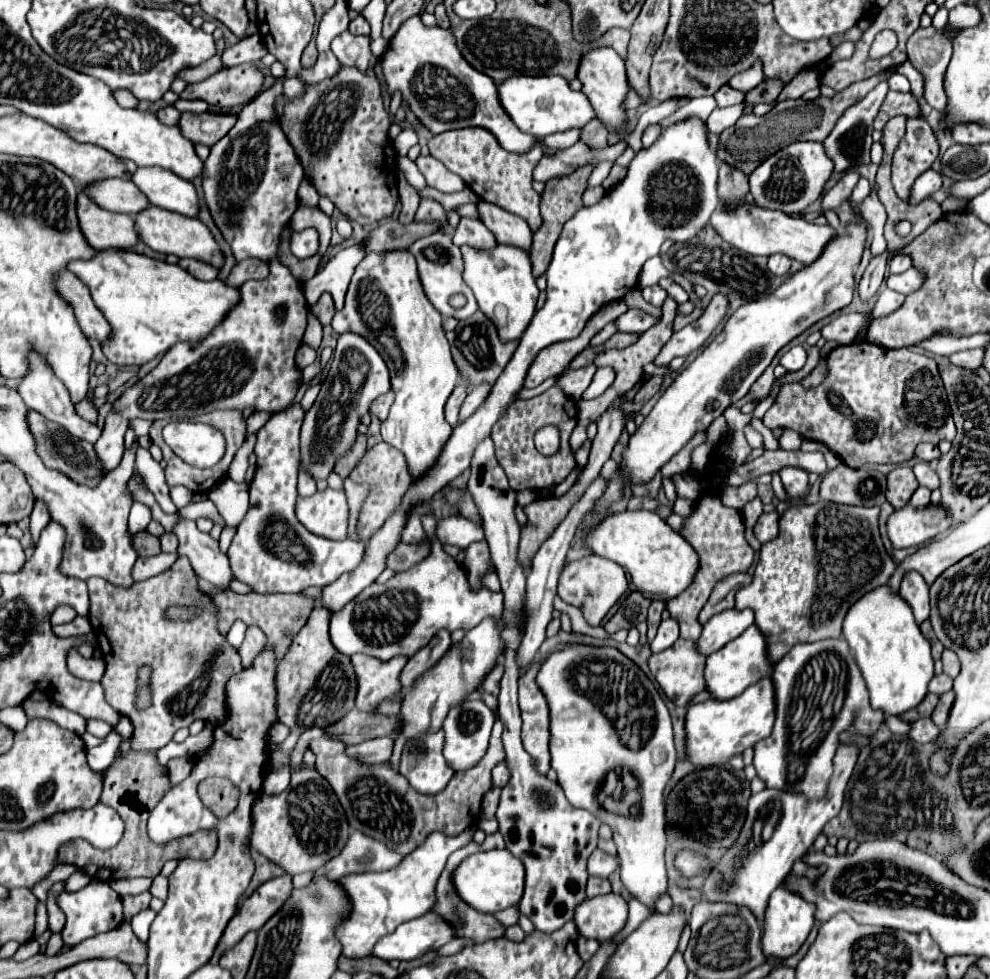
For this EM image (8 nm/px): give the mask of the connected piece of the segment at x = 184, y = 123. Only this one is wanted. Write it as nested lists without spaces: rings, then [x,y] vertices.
[[[182,113],[178,127],[186,139],[204,143],[210,147],[212,143],[220,141],[220,137],[224,137],[232,129],[234,123],[236,123],[236,115]]]

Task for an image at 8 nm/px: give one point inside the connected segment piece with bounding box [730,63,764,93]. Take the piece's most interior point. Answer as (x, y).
(749, 79)

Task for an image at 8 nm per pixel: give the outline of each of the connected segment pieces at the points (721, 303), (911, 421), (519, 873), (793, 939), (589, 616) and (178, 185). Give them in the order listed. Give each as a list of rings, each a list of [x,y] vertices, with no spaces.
[[[714,297],[712,303],[708,305],[708,309],[704,311],[704,315],[698,321],[686,325],[684,329],[680,329],[678,333],[674,333],[670,337],[670,341],[660,349],[658,357],[654,359],[654,365],[664,367],[674,357],[686,357],[692,351],[696,351],[712,335],[714,327],[724,317],[726,307],[728,307],[728,301],[724,301],[724,297]]]
[[[862,341],[836,347],[826,363],[826,377],[818,387],[802,387],[800,383],[780,387],[774,405],[763,417],[767,428],[794,429],[804,439],[820,441],[852,469],[866,463],[906,463],[912,459],[912,449],[918,443],[938,443],[942,439],[952,441],[956,435],[950,405],[934,359],[914,353],[908,347],[884,349]]]
[[[492,849],[492,851],[480,851],[468,859],[464,859],[456,873],[454,873],[454,885],[460,897],[468,901],[474,909],[480,909],[482,913],[496,913],[502,909],[508,909],[512,905],[518,905],[524,893],[524,865],[518,857],[514,857],[508,849]]]
[[[778,887],[770,895],[766,911],[764,911],[764,929],[762,929],[762,953],[764,953],[764,957],[766,959],[792,957],[806,941],[814,923],[816,923],[814,921],[814,905],[808,905],[802,897],[796,897],[788,889]]]
[[[588,555],[584,559],[566,563],[560,571],[558,577],[558,597],[568,603],[574,605],[582,611],[584,619],[590,625],[600,625],[600,621],[604,619],[604,615],[610,611],[610,607],[628,591],[628,581],[626,581],[626,573],[618,569],[616,563],[612,561],[604,561],[602,557],[596,555]]]
[[[140,167],[132,175],[132,183],[146,195],[150,205],[174,211],[186,217],[198,215],[198,197],[190,181],[176,177],[168,169]]]

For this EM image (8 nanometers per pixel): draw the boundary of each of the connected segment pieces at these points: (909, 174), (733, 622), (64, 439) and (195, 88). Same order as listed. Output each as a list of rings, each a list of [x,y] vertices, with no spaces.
[[[908,119],[906,125],[906,135],[902,137],[896,153],[894,153],[894,163],[892,163],[892,185],[896,195],[908,203],[910,201],[910,189],[914,181],[932,167],[932,163],[938,159],[938,139],[934,129],[924,121],[924,119]]]
[[[730,609],[728,613],[720,613],[702,625],[700,639],[696,641],[696,651],[708,657],[714,651],[722,649],[728,641],[736,639],[740,633],[744,633],[752,623],[754,613],[750,609],[746,611]]]
[[[28,411],[26,419],[30,425],[30,433],[36,439],[36,451],[48,469],[56,469],[56,471],[64,473],[74,483],[82,483],[88,487],[98,485],[98,481],[102,479],[102,473],[96,469],[96,453],[94,453],[94,447],[90,443],[86,443],[78,437],[72,437],[64,427],[56,425],[54,421],[48,421],[44,415],[40,415],[36,411]]]
[[[254,63],[226,67],[202,83],[192,83],[182,91],[182,99],[202,99],[216,107],[246,105],[264,89],[264,73]]]

